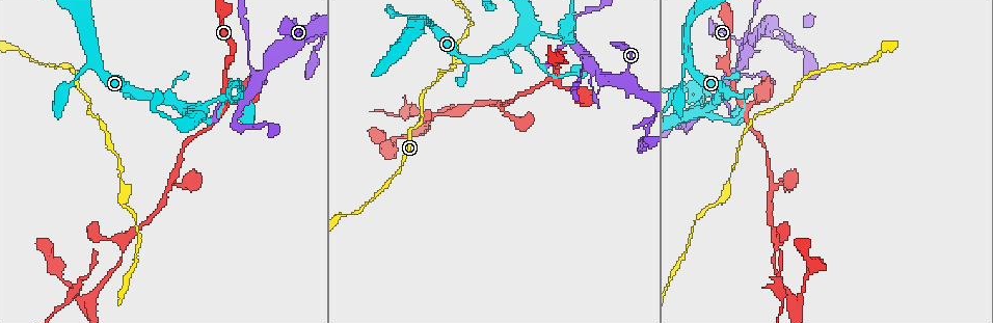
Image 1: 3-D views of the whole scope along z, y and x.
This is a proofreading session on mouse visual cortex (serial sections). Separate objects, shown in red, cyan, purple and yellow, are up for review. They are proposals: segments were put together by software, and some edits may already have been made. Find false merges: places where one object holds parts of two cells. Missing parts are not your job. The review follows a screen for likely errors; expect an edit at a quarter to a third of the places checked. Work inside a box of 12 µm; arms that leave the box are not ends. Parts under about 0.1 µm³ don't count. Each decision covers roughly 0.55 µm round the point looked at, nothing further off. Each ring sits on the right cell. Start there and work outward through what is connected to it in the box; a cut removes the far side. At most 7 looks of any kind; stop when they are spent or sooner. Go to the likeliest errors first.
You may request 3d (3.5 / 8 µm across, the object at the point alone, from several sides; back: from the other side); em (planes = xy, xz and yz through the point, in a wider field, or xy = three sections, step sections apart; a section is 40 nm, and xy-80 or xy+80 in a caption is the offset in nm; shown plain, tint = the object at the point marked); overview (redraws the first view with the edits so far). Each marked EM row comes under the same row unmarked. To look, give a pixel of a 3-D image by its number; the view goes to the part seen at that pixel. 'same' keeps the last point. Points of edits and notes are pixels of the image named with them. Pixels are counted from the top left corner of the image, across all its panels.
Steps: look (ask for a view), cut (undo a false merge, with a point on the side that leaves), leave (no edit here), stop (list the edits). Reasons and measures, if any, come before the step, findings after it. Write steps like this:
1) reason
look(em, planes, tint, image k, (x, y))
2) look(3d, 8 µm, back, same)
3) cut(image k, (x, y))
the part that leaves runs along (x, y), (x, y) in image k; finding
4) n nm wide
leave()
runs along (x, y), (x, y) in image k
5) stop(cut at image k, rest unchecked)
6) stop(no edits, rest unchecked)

thin neck
look(3d, 3.5 µm, image 1, (702, 92))

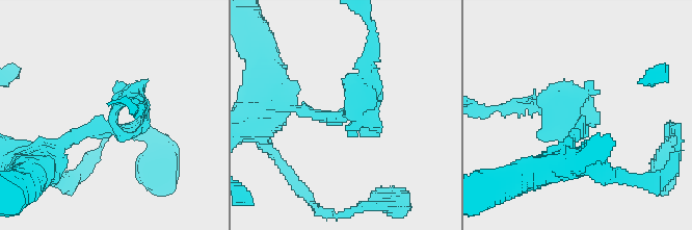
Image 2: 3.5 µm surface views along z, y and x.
look(em, xy, step 5, tint, image 2, (114, 110))

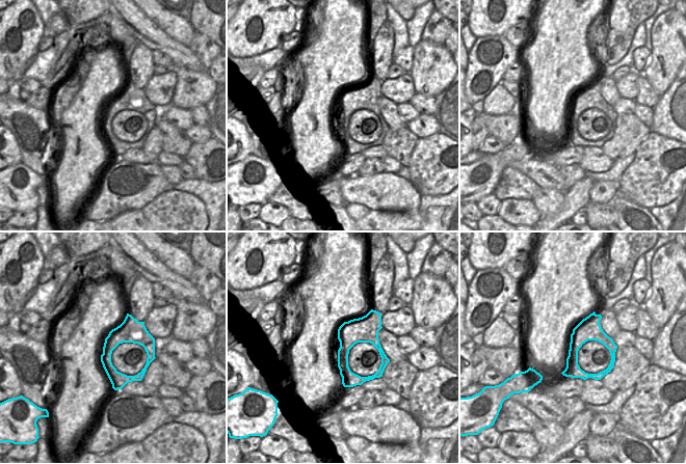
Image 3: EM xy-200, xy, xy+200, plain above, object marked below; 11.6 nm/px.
another direction
look(em, xy, step 2, tint, same)

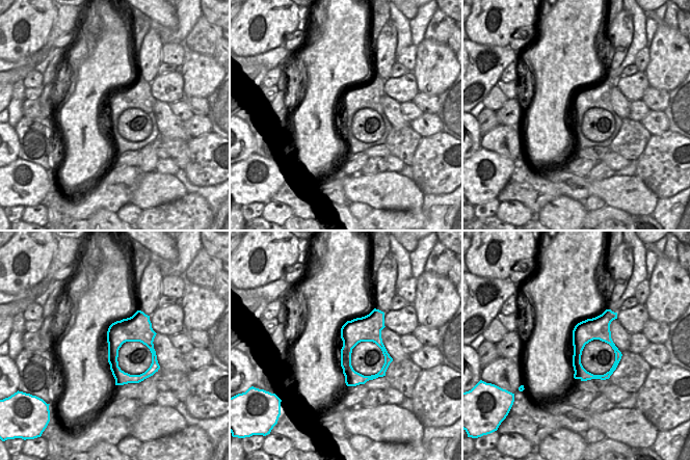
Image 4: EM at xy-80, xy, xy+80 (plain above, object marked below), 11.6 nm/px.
leave()
runs along (608, 314), (579, 343), (577, 376) in image 4; one cell here

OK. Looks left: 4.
sudden change in width
look(em, xy, step 1, tint, image 1, (771, 183))

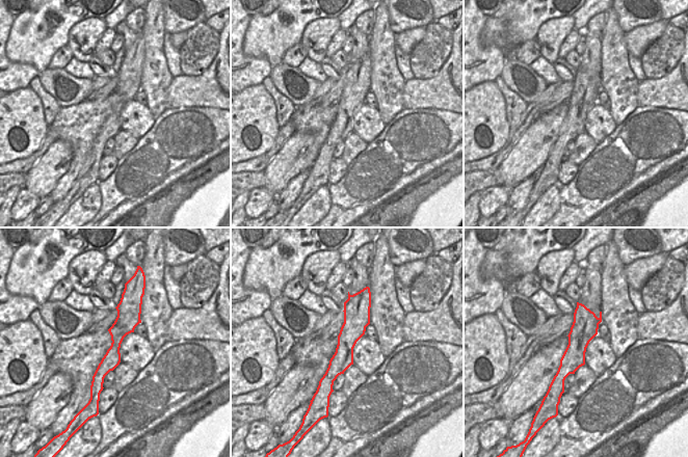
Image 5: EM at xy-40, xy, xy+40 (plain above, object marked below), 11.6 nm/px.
look(3d, 3.5 µm, same)

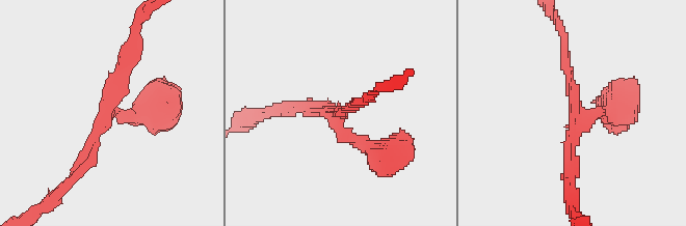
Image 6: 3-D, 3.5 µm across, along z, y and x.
280 nm wide
leave()
runs along (125, 300), (125, 323), (98, 385) in image 5; all the same cell

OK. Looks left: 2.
look(3d, 3.5 µm, back, image 1, (94, 249))

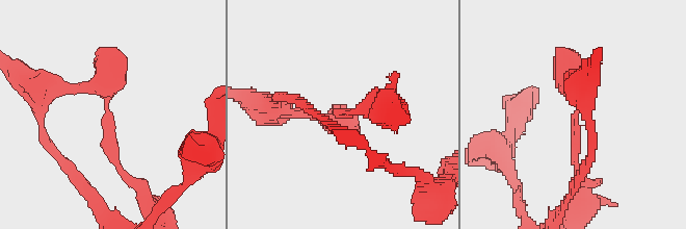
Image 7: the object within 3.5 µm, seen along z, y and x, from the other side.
look(em, xy, step 5, tint, image 7, (106, 108))

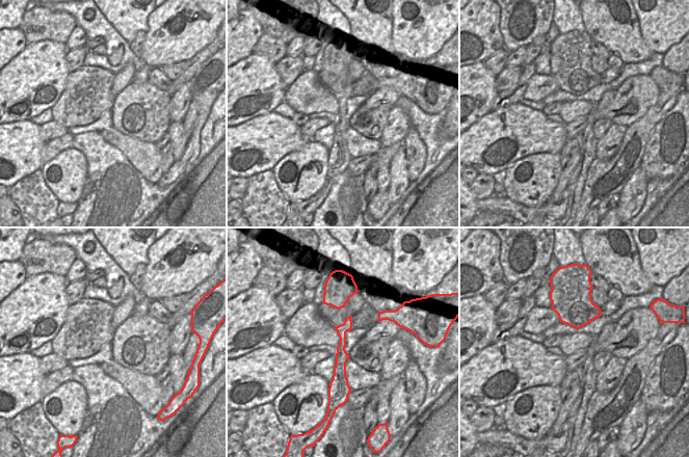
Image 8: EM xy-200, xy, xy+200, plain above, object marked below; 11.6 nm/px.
cut(image 7, (106, 133))
two cells meet here

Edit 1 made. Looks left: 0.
stop(cut at image 7, rest unchecked)

